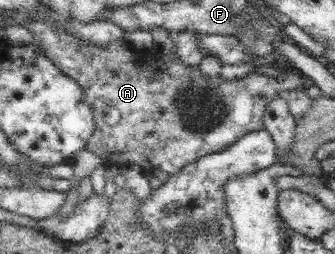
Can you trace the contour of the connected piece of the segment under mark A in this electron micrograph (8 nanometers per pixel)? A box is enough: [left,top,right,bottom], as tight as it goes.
[27,20,309,174]

